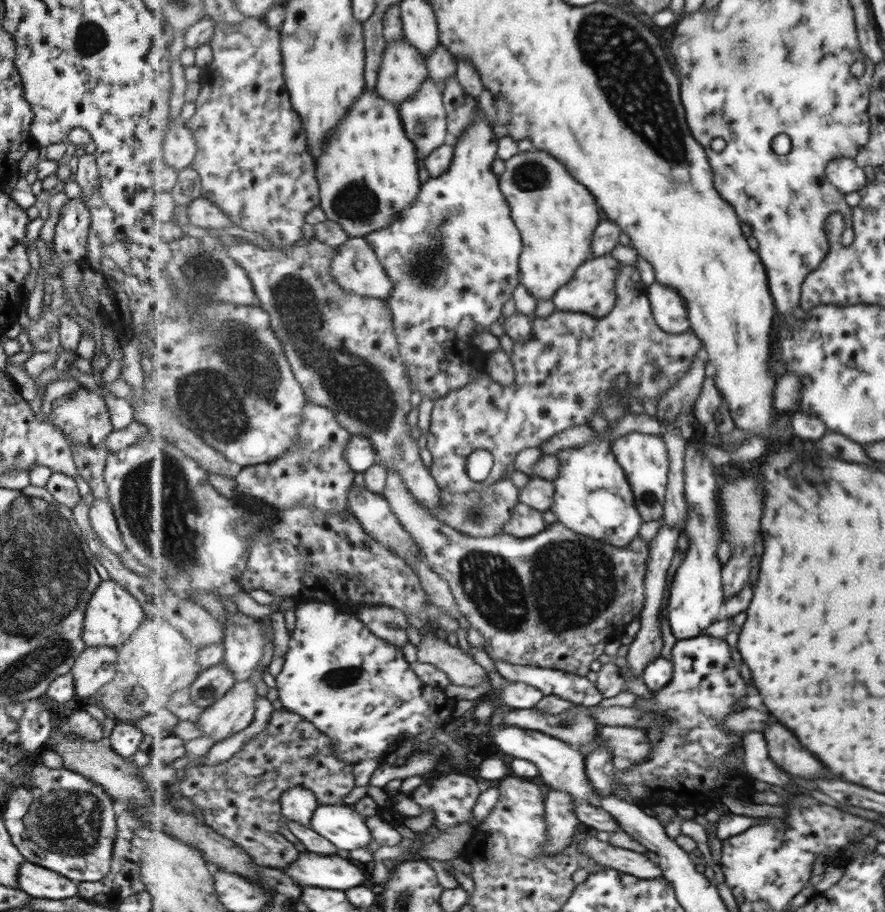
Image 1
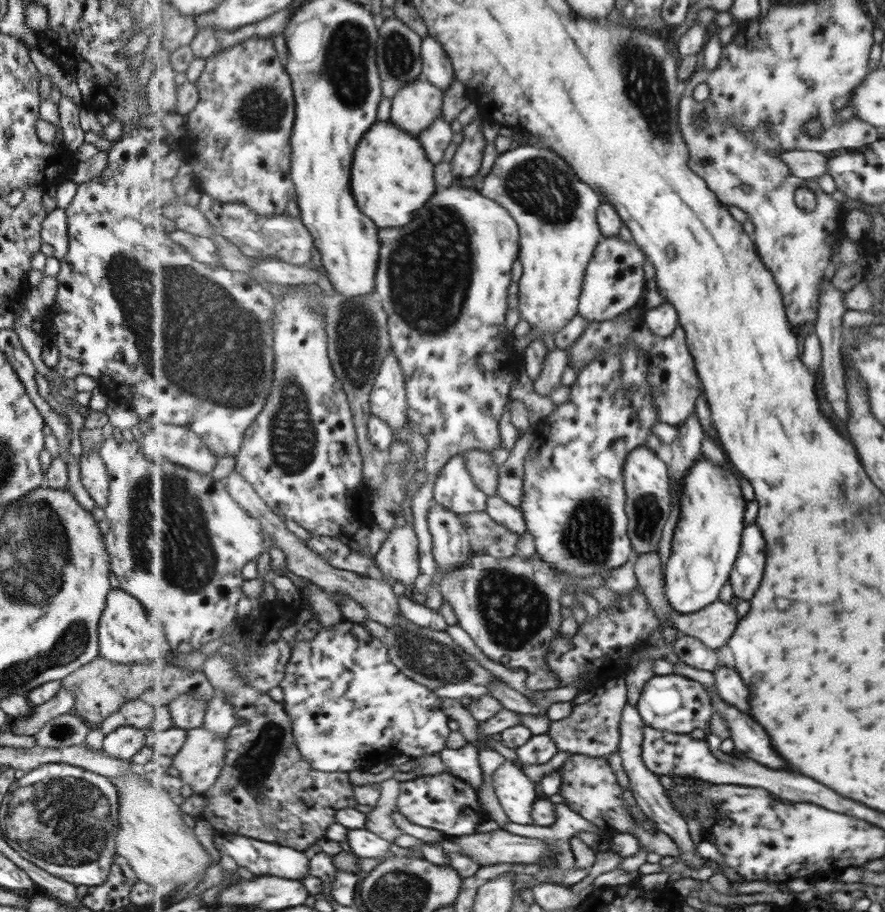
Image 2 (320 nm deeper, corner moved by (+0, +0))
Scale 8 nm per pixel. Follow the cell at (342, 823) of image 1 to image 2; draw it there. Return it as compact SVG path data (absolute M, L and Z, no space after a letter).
M349 829L347 833L347 843L350 845L351 851L355 856L362 858L374 858L374 859L386 859L392 856L389 852L391 850L391 843L383 838L380 838L377 834L365 829Z

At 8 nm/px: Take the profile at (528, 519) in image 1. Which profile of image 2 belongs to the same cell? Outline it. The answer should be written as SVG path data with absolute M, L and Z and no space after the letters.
M487 510L469 514L458 513L461 524L470 533L472 552L495 558L512 557L518 551L520 535L493 520Z

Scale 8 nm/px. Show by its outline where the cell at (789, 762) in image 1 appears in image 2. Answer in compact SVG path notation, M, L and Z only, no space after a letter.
M717 665L713 672L715 686L721 698L730 705L739 707L746 713L751 710L749 706L749 690L741 678L738 670Z

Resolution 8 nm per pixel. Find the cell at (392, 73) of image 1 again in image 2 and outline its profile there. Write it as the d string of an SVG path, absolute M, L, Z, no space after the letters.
M418 78L404 86L392 98L390 121L414 136L419 136L444 116L445 91L429 82Z

